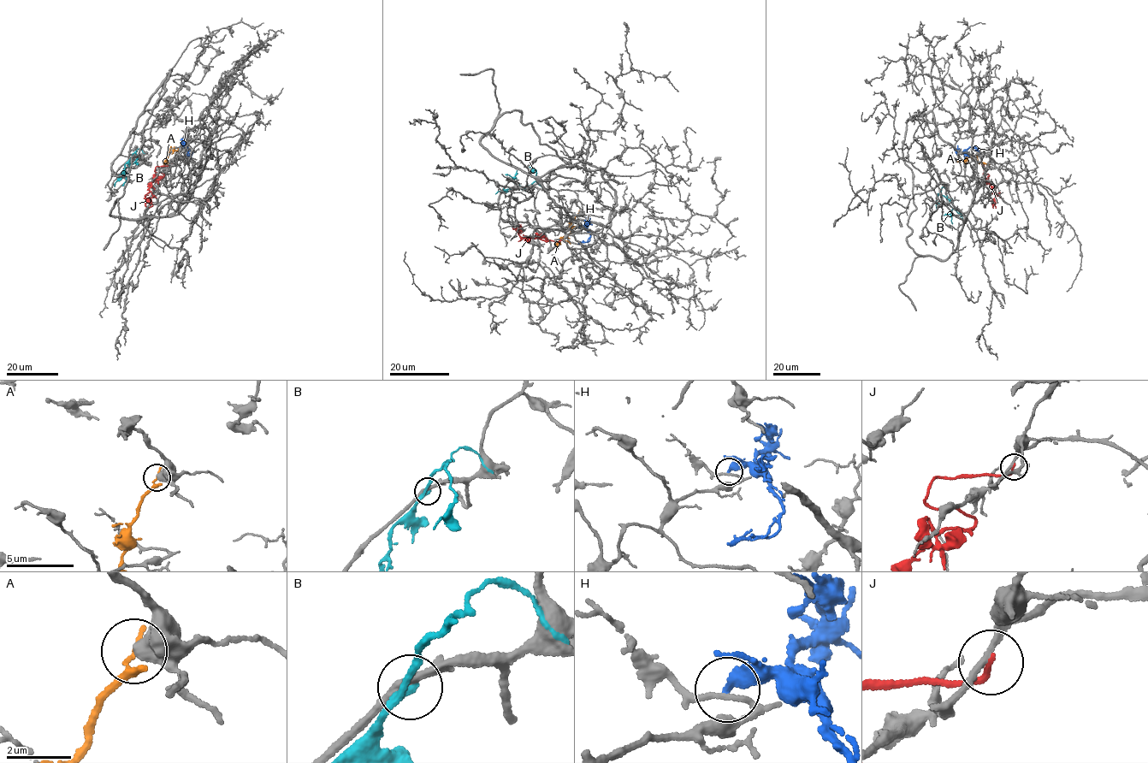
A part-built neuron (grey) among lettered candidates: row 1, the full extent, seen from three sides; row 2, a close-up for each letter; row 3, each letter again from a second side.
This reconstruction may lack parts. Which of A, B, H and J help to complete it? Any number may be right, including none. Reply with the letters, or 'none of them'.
none of them

